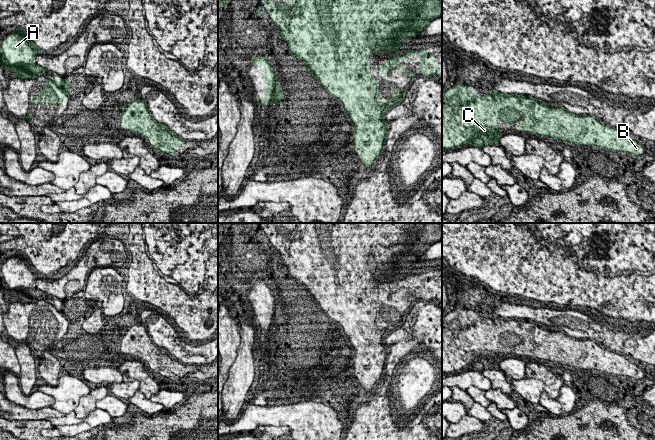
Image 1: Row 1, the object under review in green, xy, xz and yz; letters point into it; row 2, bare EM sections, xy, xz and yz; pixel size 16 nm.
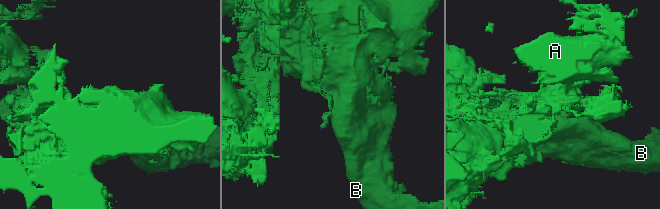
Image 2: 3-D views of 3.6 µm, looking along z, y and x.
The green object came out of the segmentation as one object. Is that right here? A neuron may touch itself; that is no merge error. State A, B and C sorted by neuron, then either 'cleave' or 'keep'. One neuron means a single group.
A B C; keep

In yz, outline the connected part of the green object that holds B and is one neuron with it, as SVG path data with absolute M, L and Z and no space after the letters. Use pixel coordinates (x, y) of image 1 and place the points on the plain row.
M453 309L442 317L442 374L455 373L463 368L479 372L488 369L498 370L502 361L498 345L503 344L511 351L519 339L519 355L560 363L566 368L594 369L613 375L619 373L635 380L643 378L643 371L637 365L616 352L600 348L592 340L578 340L569 337L563 331L543 327L524 319L505 319L493 312L490 312L485 320L473 318L471 309Z

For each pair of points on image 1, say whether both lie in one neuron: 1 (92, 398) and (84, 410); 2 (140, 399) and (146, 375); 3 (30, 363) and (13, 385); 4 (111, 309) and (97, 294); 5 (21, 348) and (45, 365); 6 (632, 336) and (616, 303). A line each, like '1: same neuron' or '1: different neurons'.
1: same neuron
2: different neurons
3: different neurons
4: same neuron
5: different neurons
6: different neurons

